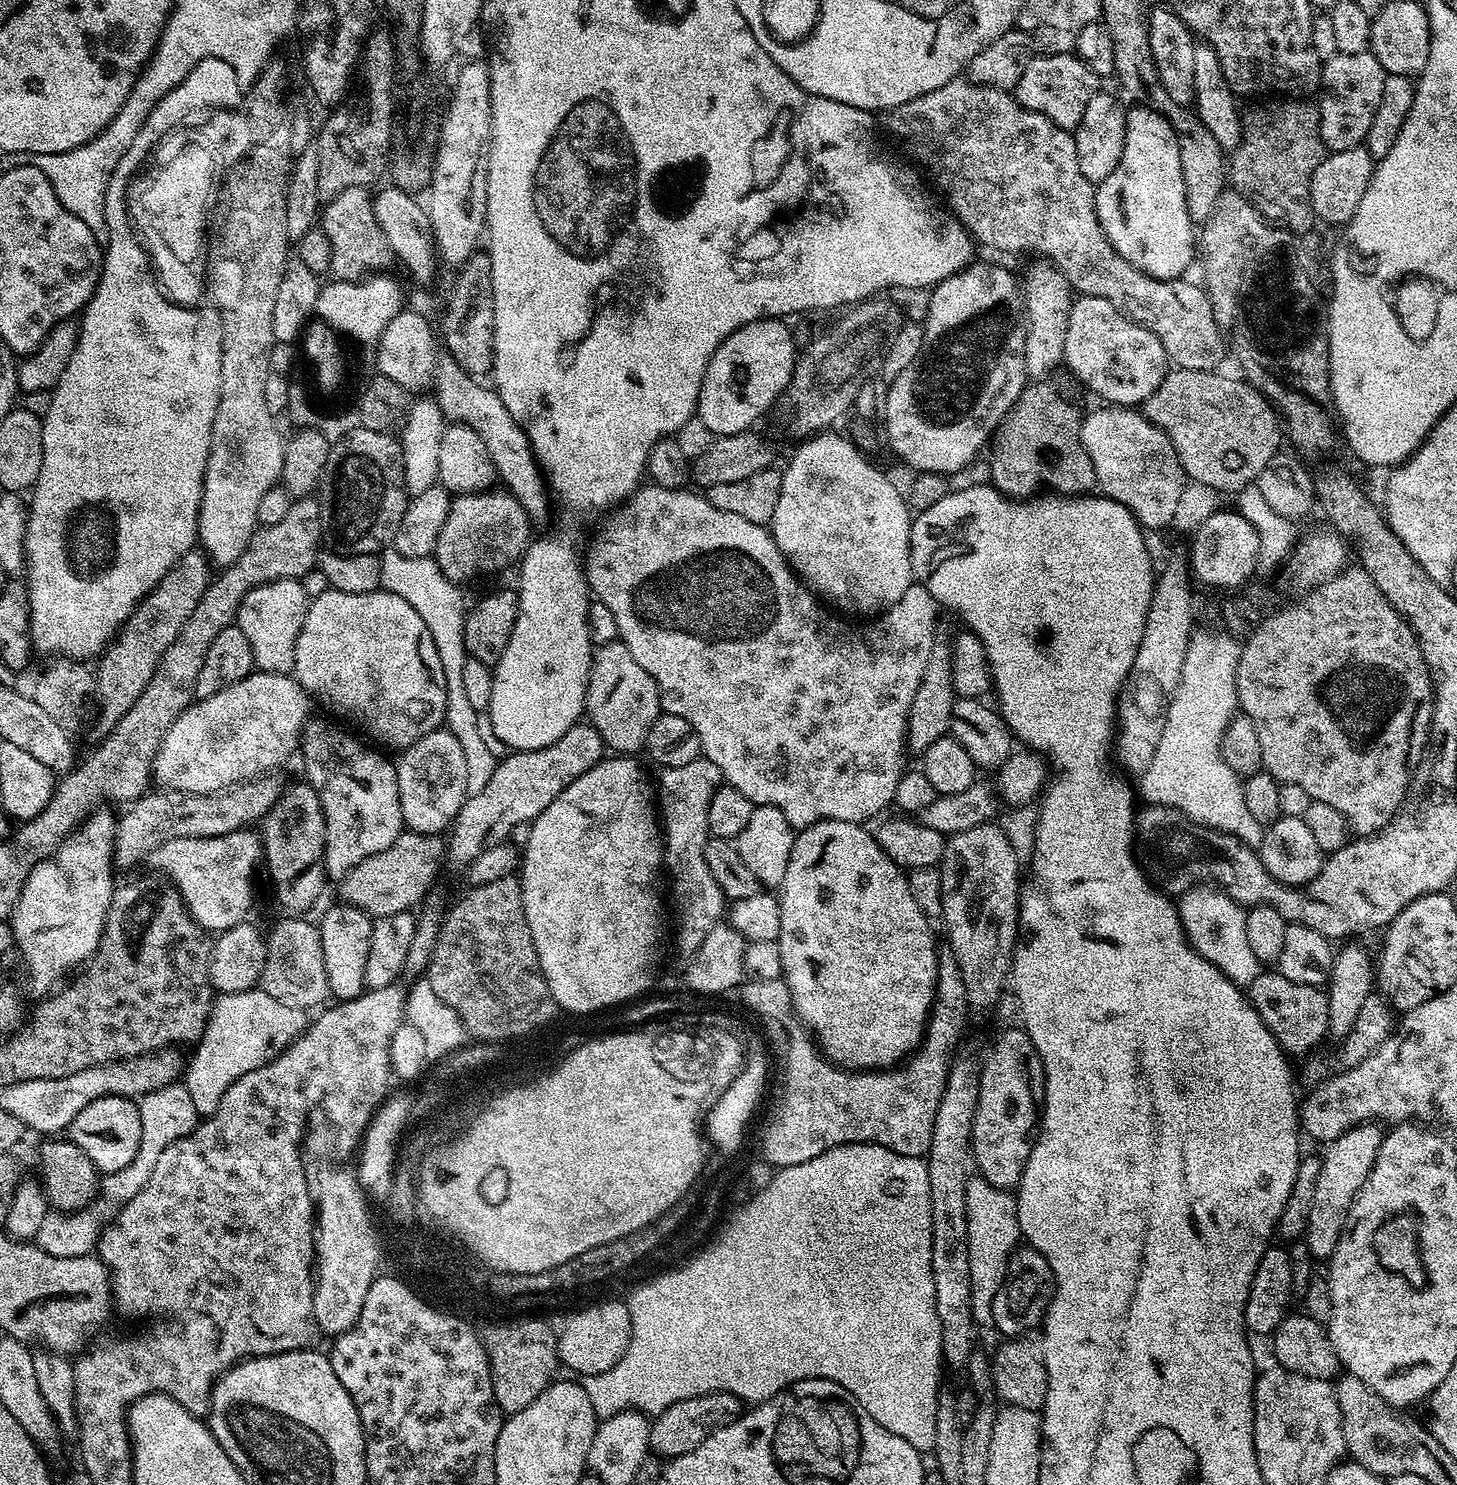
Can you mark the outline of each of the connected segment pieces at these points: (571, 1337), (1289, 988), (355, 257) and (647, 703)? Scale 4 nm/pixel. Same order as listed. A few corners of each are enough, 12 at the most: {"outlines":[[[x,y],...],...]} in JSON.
{"outlines":[[[625,1301],[551,1319],[560,1364],[609,1372],[632,1341]],[[1264,970],[1246,995],[1289,1057],[1328,1036],[1328,994]],[[350,186],[323,205],[331,275],[362,280],[394,257],[373,193]],[[624,644],[592,654],[584,711],[605,749],[636,754],[662,715]]]}

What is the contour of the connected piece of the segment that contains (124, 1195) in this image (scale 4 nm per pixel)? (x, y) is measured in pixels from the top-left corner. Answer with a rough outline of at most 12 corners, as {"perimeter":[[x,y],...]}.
{"perimeter":[[182,1082],[139,1099],[134,1161],[78,1212],[49,1212],[35,1238],[52,1257],[91,1255],[160,1155],[200,1117]]}

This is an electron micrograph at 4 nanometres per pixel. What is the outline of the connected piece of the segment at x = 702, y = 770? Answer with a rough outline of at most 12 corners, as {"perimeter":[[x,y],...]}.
{"perimeter":[[706,759],[663,769],[664,867],[685,954],[721,923],[726,897],[706,866]]}

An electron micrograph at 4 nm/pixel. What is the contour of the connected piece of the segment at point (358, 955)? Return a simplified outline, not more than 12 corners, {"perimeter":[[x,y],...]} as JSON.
{"perimeter":[[336,902],[318,920],[328,991],[365,991],[373,917]]}

